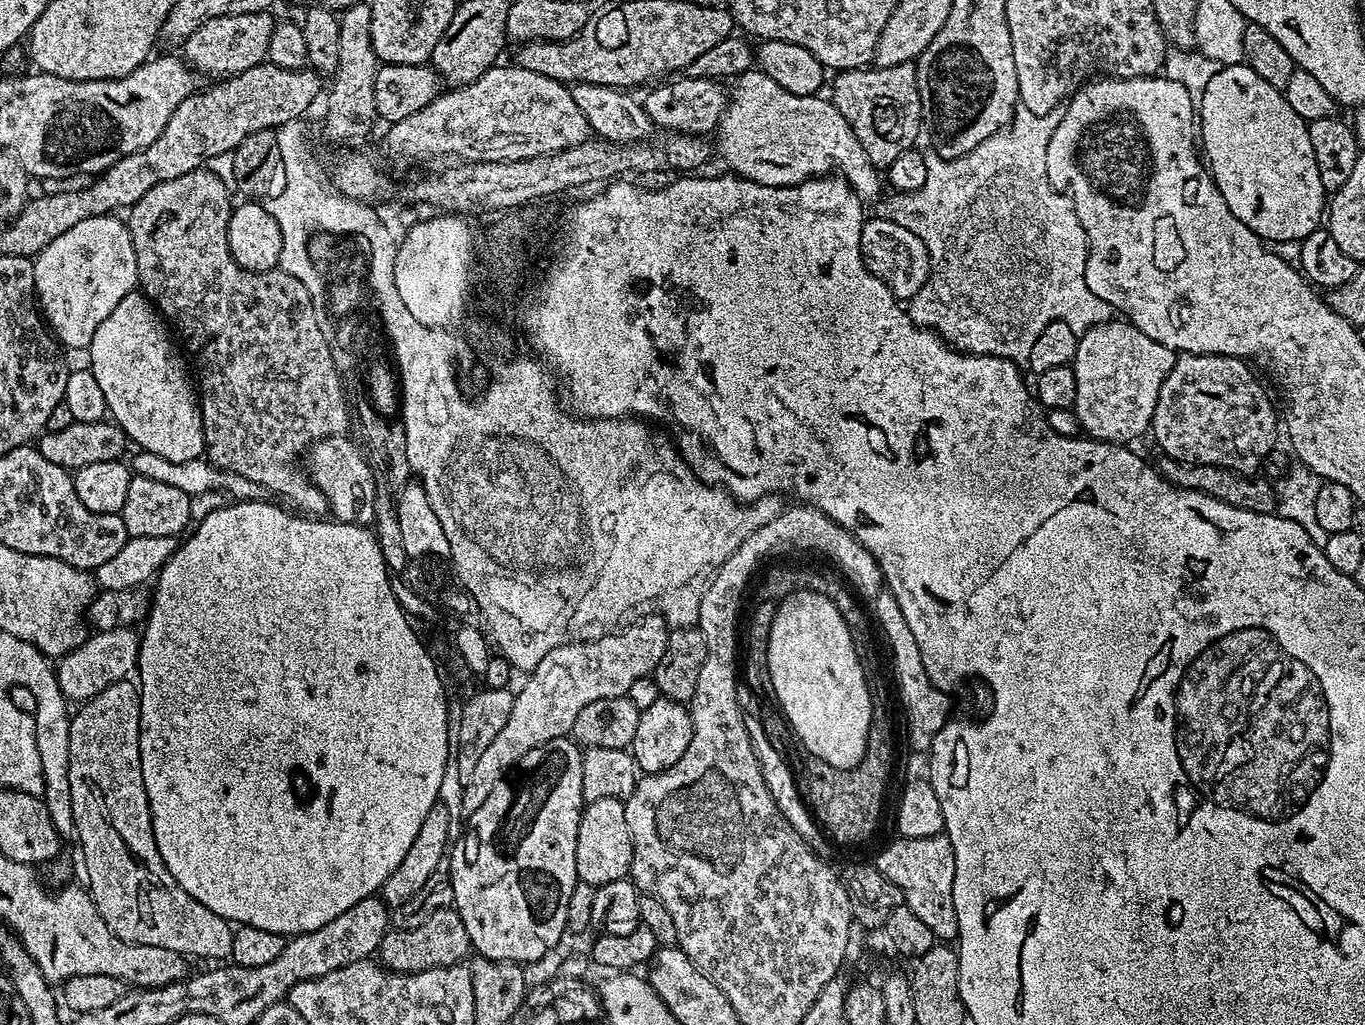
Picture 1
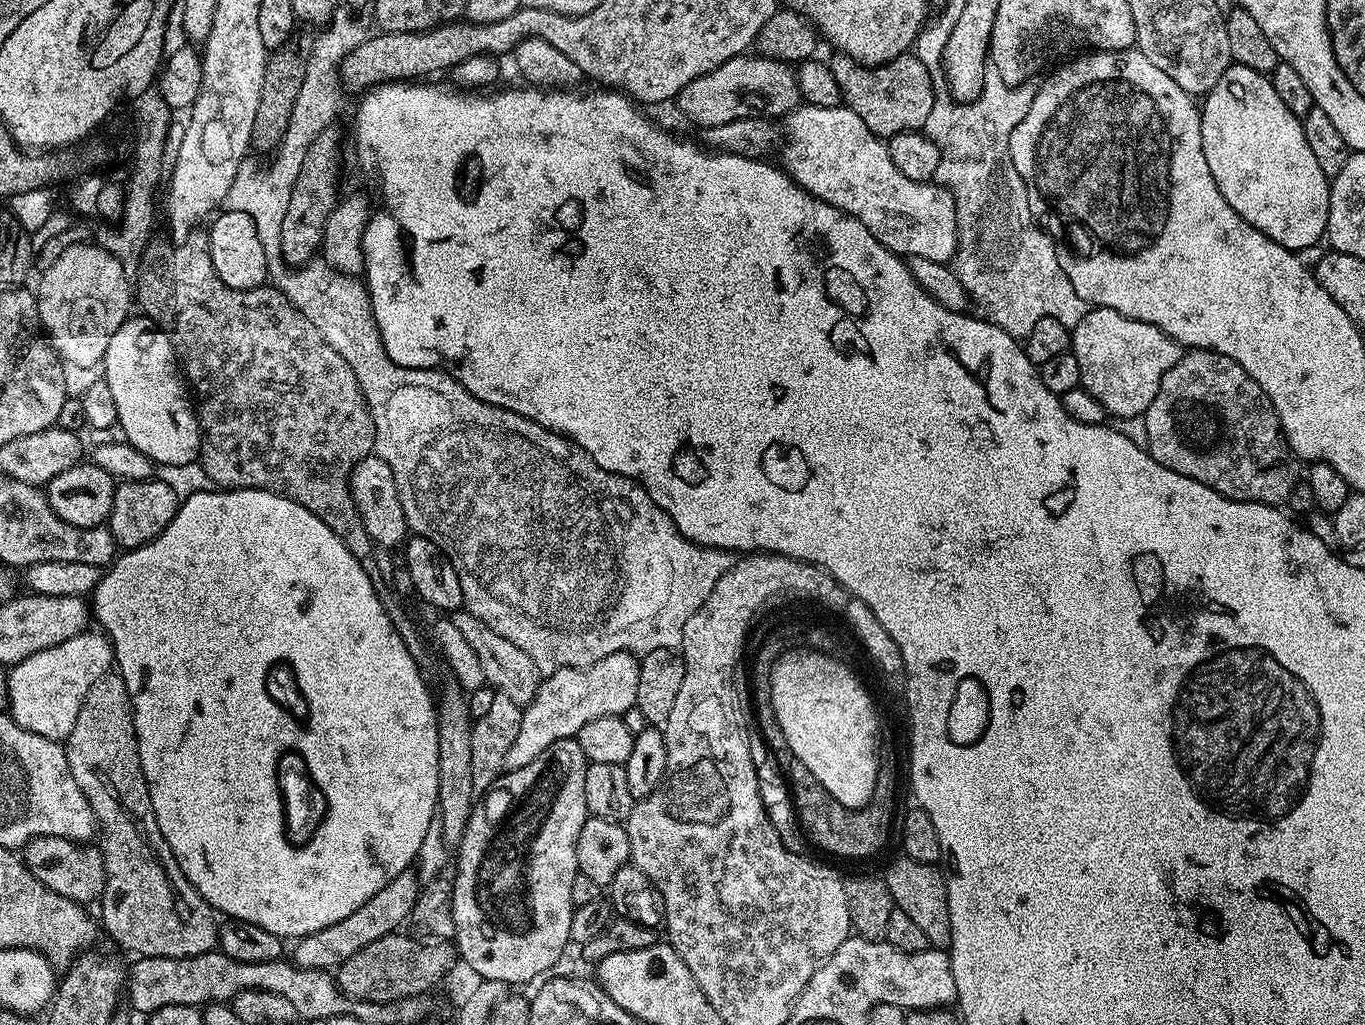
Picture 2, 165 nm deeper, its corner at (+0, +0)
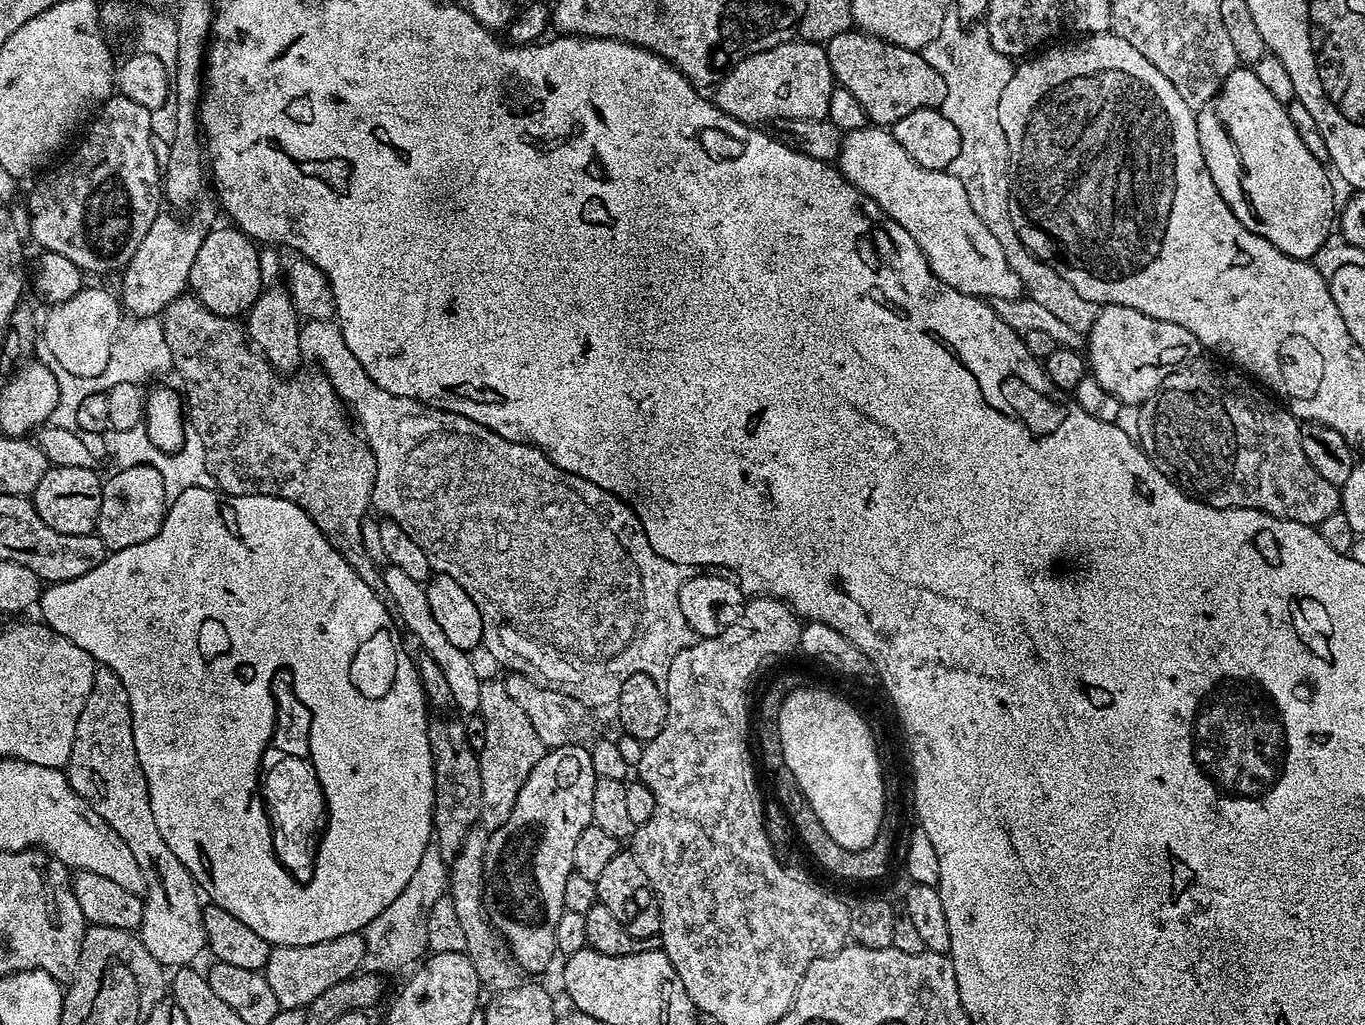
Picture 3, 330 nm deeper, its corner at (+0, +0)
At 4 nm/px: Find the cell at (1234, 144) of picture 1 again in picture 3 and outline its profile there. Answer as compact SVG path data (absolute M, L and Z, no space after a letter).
M1237 66L1228 75L1226 82L1222 82L1218 94L1214 98L1210 98L1210 102L1206 102L1196 112L1196 125L1198 126L1198 142L1202 146L1202 154L1206 158L1206 170L1210 170L1210 178L1214 178L1214 186L1218 186L1218 194L1222 194L1226 206L1230 206L1234 218L1238 218L1238 222L1242 222L1242 226L1246 226L1246 230L1266 238L1266 242L1270 242L1286 255L1292 256L1296 260L1311 258L1333 231L1334 213L1338 208L1338 200L1336 204L1336 196L1332 193L1332 184L1328 181L1327 174L1324 173L1325 165L1318 158L1314 158L1314 154L1310 154L1310 150L1306 150L1302 138L1298 138L1298 130L1294 130L1294 122L1290 122L1287 107L1280 104L1278 98L1274 98L1274 94L1270 94L1270 90L1266 90L1266 86L1262 86L1262 81L1257 78L1251 67Z

